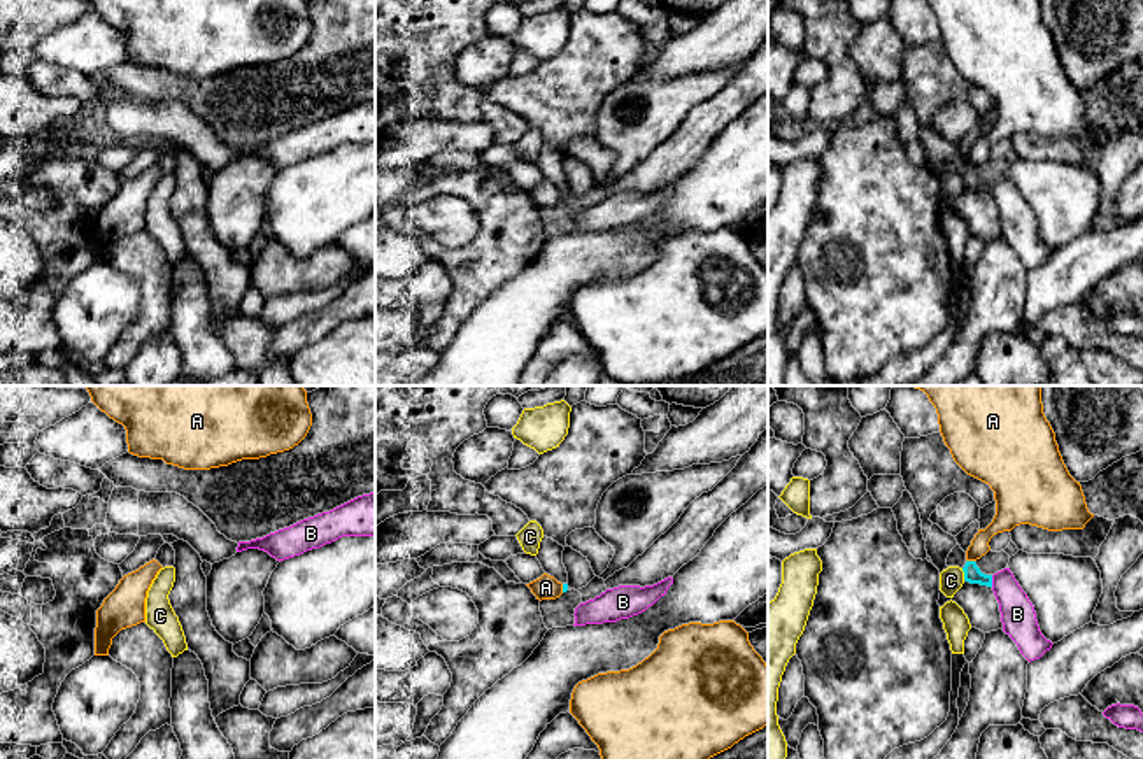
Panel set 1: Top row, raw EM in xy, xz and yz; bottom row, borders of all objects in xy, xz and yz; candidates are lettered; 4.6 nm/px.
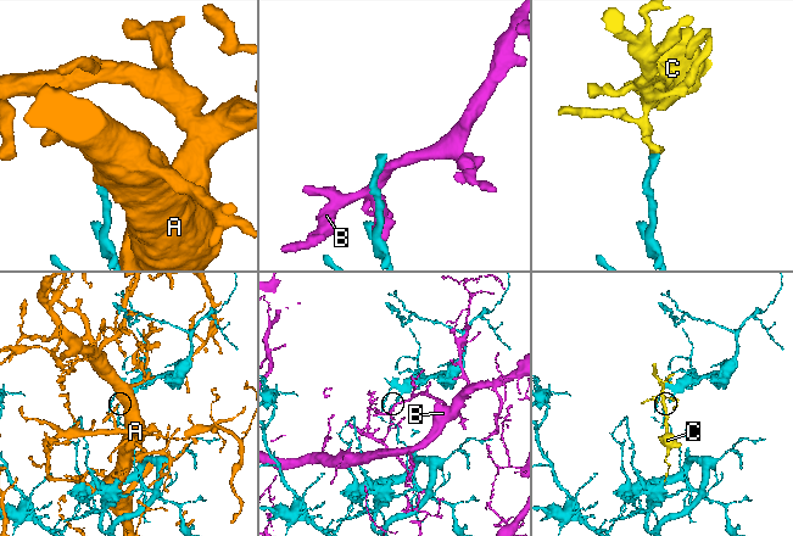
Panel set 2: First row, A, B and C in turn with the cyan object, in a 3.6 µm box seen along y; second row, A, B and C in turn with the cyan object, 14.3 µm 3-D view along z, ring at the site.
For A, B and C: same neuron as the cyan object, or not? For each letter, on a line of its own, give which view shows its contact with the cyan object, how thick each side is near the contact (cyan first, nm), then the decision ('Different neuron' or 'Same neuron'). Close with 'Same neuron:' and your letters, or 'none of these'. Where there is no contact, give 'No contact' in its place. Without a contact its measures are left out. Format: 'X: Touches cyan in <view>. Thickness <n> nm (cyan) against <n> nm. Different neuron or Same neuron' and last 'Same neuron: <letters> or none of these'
A: Touches cyan in yz. Thickness 80 nm (cyan) against 110 nm. Different neuron
B: Touches cyan in yz. Thickness 80 nm (cyan) against 160 nm. Different neuron
C: Touches cyan in yz. Thickness 80 nm (cyan) against 110 nm. Different neuron
Same neuron: none of these

